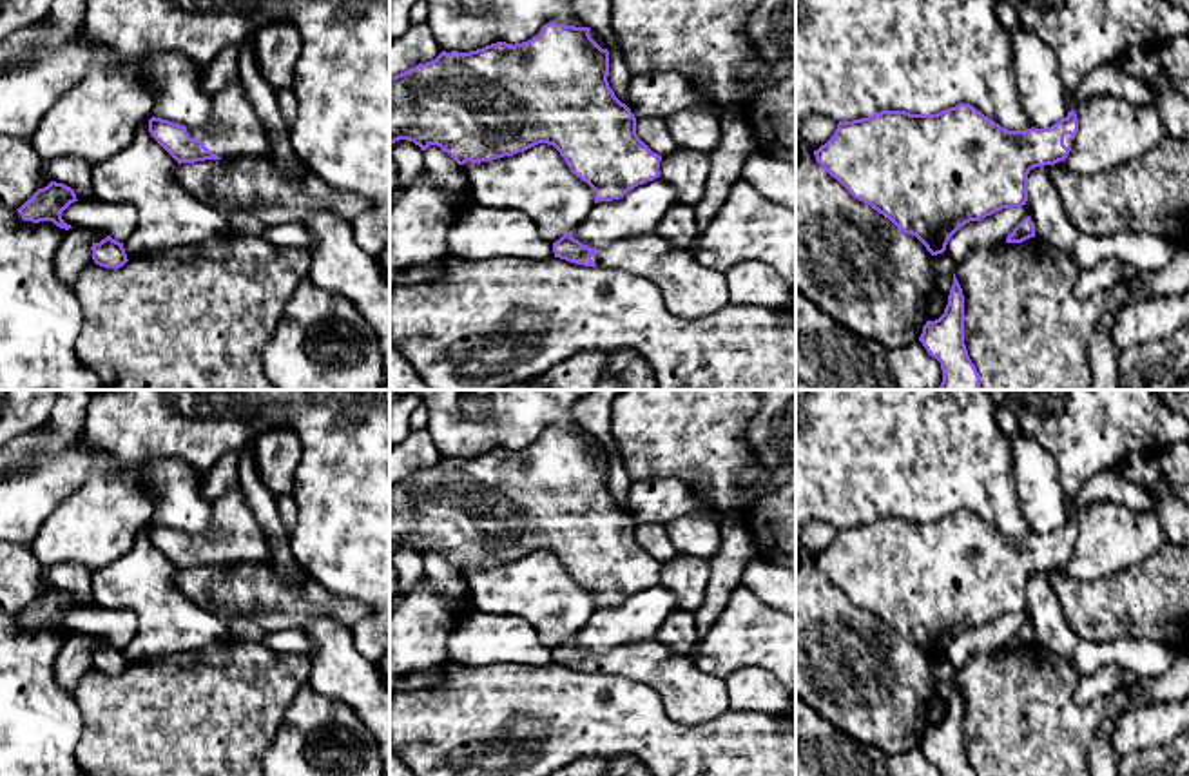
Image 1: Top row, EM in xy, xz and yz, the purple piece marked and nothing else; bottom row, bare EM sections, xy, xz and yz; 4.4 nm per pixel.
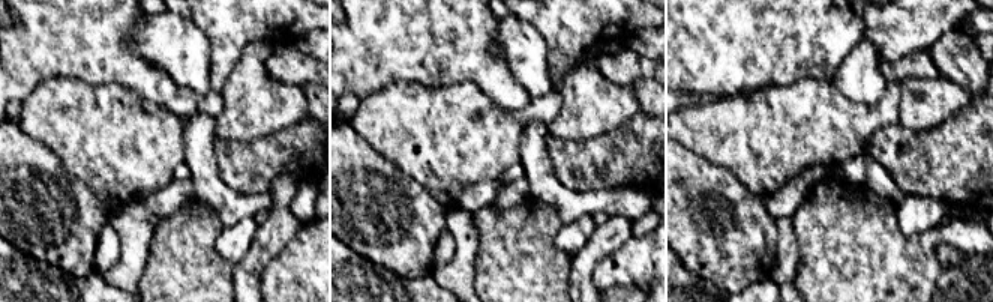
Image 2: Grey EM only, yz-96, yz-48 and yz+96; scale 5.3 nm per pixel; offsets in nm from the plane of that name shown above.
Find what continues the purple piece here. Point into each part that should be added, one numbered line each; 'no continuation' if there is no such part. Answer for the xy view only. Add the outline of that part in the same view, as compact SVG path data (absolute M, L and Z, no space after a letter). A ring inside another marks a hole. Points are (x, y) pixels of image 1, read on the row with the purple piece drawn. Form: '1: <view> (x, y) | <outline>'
1: xy (234, 129) | M239 80L216 92L212 118L205 125L187 127L187 132L219 158L266 158L270 150L265 125L254 112Z

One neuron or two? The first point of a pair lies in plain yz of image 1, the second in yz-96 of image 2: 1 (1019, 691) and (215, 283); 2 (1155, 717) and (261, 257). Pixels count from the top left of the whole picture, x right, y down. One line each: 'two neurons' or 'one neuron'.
1: one neuron
2: two neurons

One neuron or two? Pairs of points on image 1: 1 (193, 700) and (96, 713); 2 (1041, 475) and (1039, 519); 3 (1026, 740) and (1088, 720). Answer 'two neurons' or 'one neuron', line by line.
1: one neuron
2: one neuron
3: one neuron

